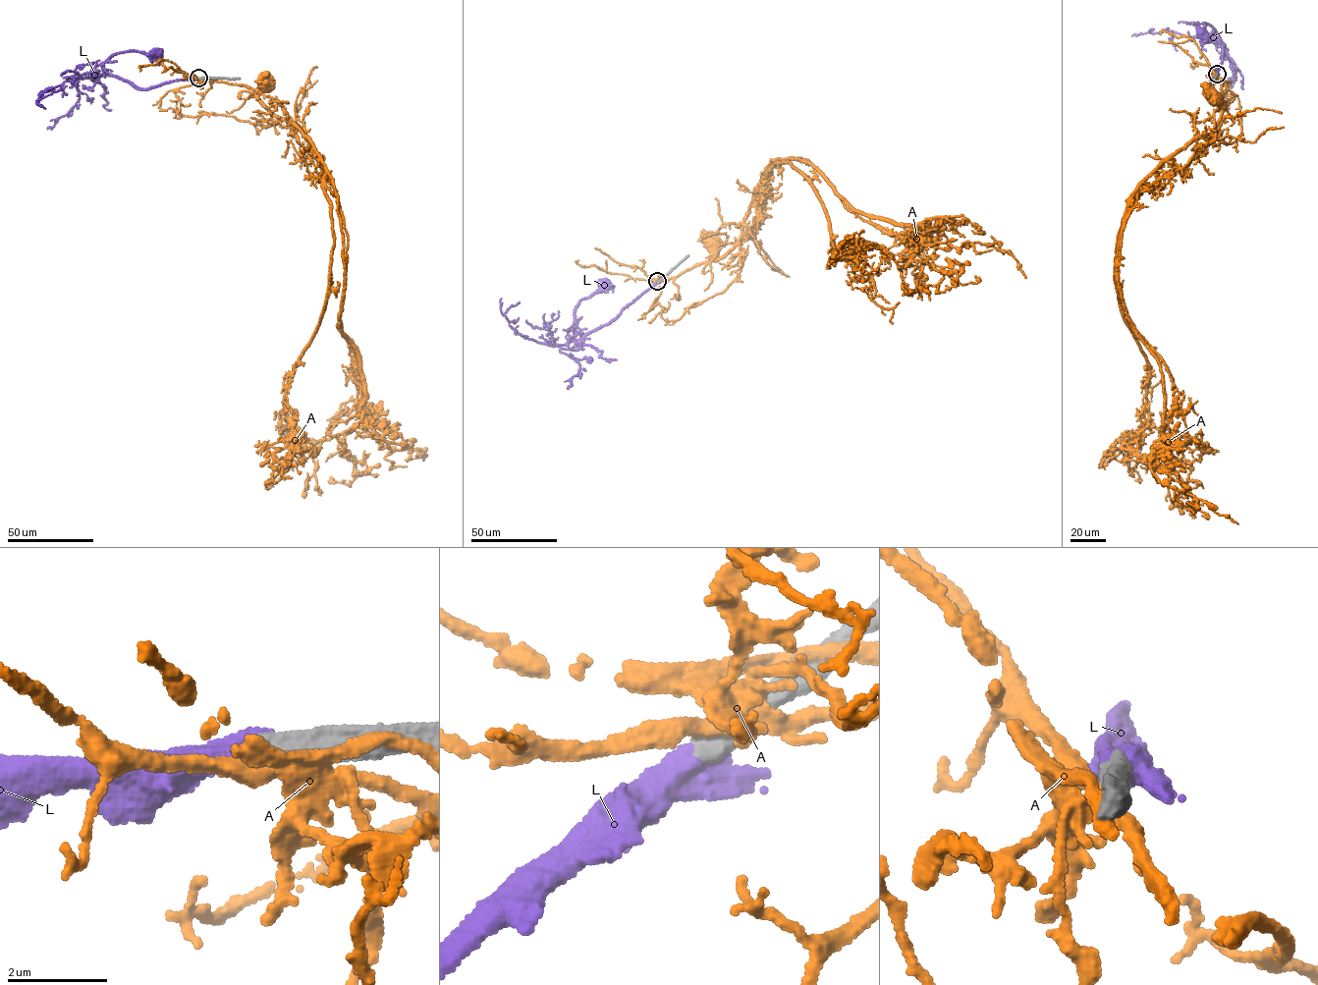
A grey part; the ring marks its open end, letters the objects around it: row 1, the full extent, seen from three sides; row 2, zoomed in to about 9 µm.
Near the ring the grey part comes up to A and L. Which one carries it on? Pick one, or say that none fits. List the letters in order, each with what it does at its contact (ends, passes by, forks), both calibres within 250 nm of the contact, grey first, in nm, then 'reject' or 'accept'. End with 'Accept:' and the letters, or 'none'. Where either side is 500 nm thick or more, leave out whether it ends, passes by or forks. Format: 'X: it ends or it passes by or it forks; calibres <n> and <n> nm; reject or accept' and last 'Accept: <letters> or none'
A: calibres 650 and 240 nm; reject
L: calibres 600 and 550 nm; accept
Accept: L

